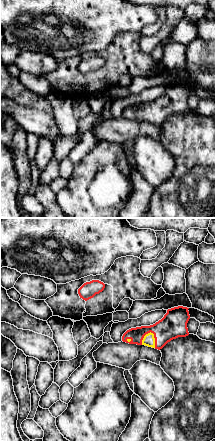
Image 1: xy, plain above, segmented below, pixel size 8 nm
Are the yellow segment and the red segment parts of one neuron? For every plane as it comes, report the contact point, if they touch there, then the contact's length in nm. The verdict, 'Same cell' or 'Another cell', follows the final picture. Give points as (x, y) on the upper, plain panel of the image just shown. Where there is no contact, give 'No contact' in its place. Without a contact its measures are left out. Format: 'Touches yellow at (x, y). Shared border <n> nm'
Touches yellow at (154, 115). Shared border 140 nm

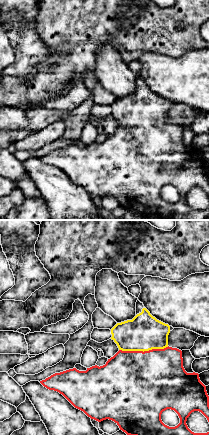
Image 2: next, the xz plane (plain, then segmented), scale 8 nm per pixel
Touches yellow at (143, 127). Shared border 400 nm

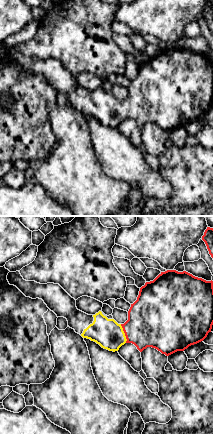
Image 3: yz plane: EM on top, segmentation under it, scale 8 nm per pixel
Touches yellow at (124, 109). Shared border 160 nm

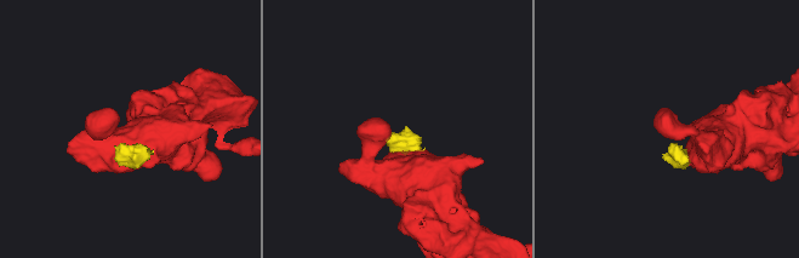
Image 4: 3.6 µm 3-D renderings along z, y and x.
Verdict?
Same cell

